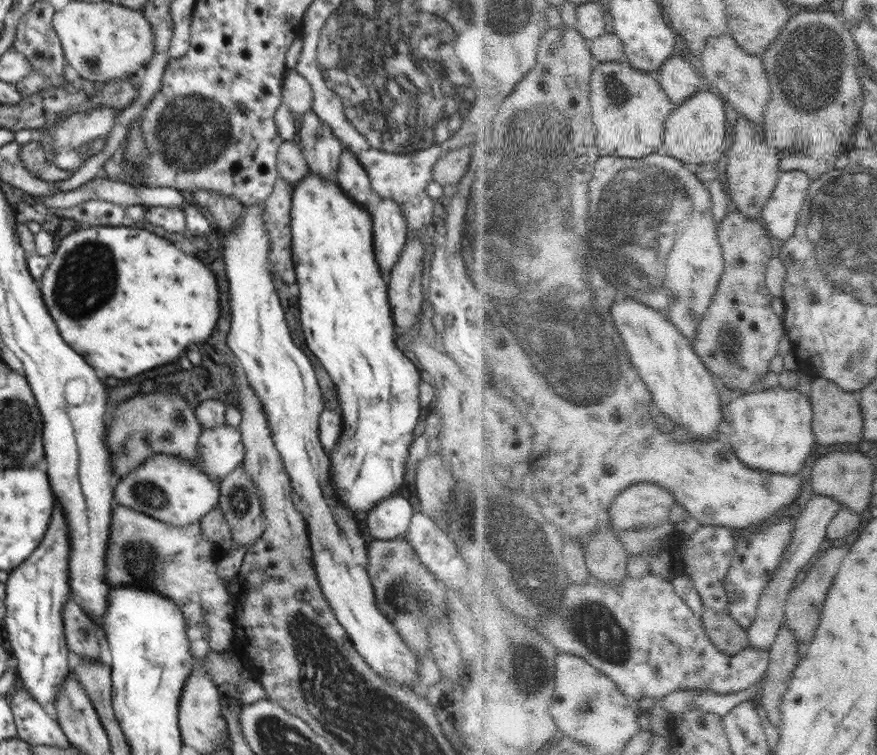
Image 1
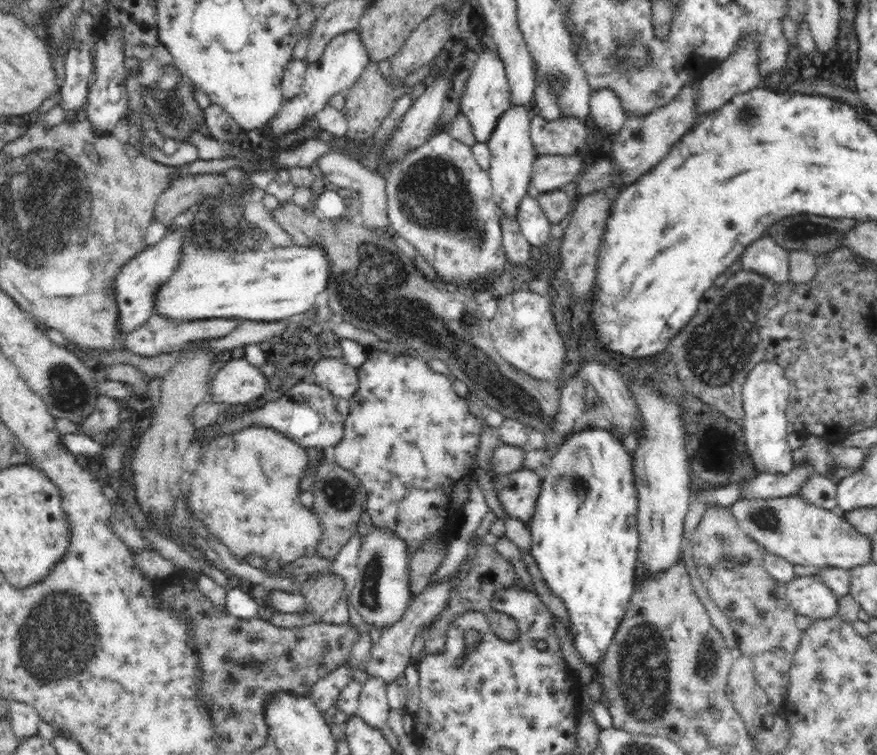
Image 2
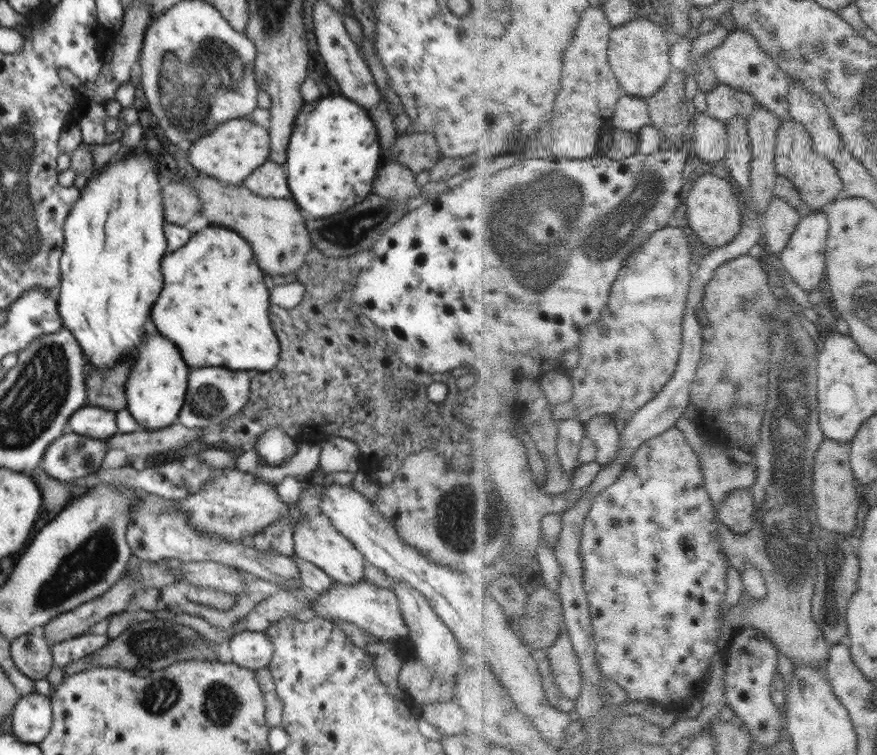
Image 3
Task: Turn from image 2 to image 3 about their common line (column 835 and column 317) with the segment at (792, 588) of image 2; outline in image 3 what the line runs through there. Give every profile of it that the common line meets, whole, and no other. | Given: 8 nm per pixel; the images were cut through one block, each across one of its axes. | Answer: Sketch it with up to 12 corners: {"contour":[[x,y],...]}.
{"contour":[[364,580],[334,581],[311,616],[356,624],[378,640],[408,639],[396,596]]}

